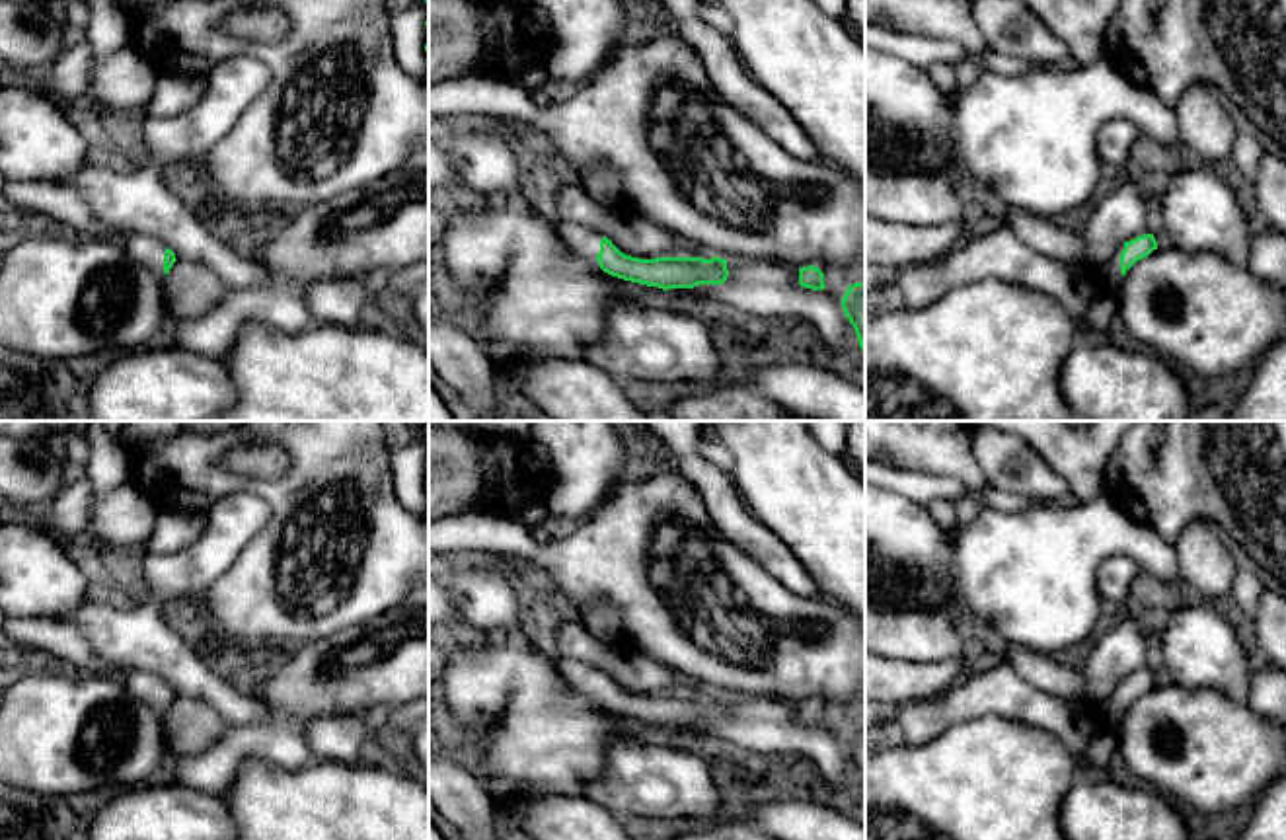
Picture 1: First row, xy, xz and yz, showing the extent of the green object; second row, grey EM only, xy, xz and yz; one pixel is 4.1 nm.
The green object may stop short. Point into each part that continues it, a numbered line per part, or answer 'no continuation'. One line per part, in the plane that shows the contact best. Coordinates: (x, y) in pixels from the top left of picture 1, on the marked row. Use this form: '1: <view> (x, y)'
1: yz (1109, 273)

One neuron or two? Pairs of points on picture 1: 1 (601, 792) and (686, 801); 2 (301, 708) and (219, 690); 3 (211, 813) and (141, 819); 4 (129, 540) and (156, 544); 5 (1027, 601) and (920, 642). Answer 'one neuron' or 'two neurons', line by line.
1: one neuron
2: two neurons
3: one neuron
4: two neurons
5: two neurons

